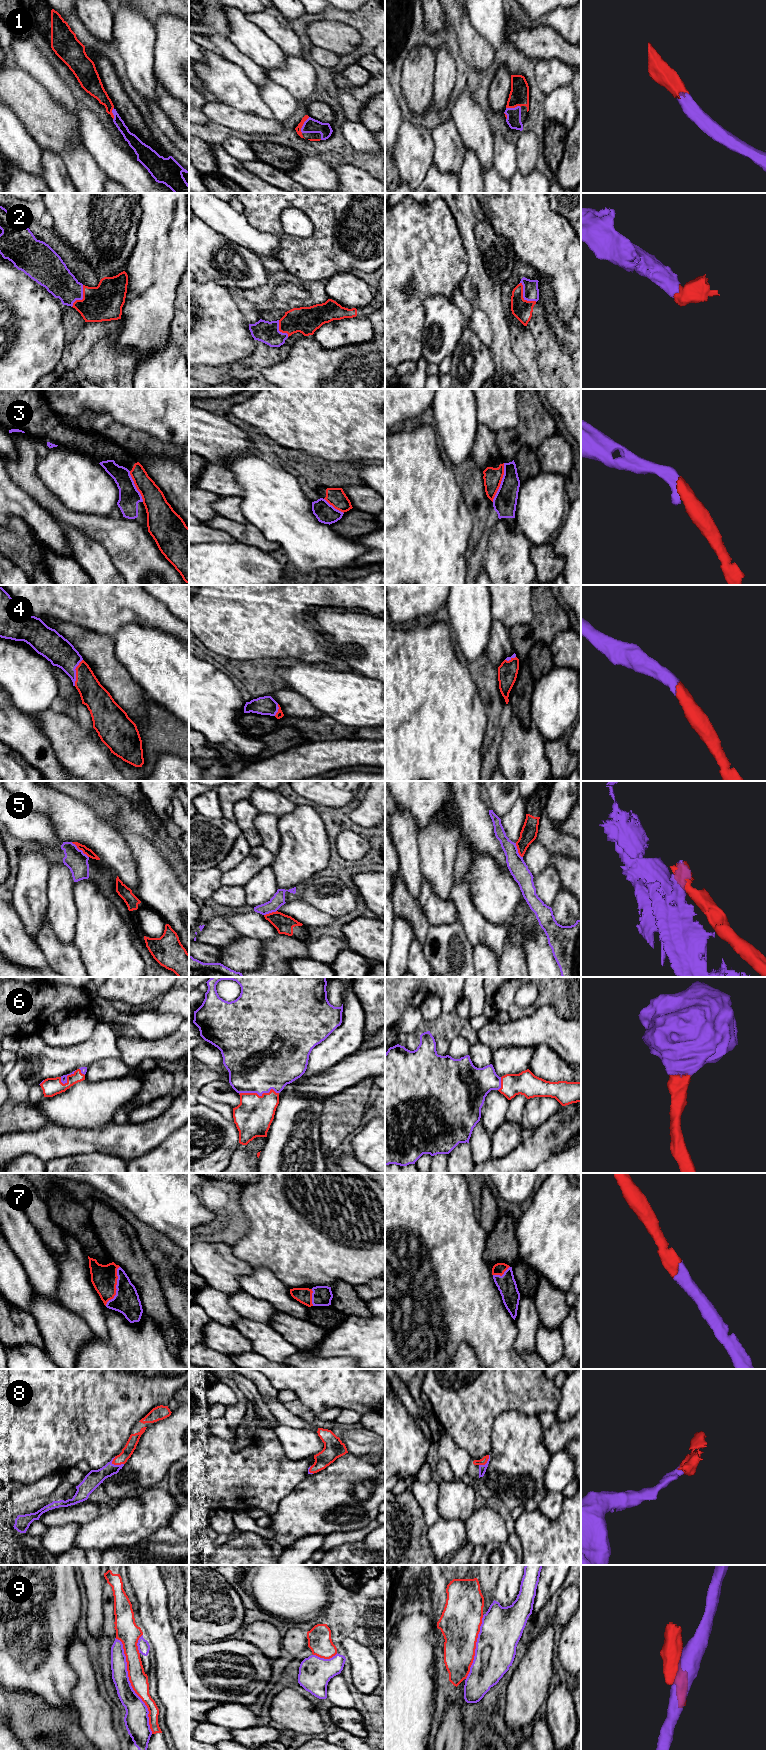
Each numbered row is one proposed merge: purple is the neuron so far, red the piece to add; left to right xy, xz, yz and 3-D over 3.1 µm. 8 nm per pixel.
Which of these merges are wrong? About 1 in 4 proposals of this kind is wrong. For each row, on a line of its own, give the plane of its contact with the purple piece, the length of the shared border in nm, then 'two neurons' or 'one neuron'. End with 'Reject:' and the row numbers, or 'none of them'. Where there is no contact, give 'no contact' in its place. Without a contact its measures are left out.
1: xz | 140 nm | one neuron
2: yz | 200 nm | one neuron
3: yz | 320 nm | two neurons
4: xy | 220 nm | one neuron
5: xy | 190 nm | two neurons
6: xz | 320 nm | one neuron
7: xy | 340 nm | one neuron
8: xy | 110 nm | one neuron
9: xy | 800 nm | two neurons
Reject: 3, 5, 9

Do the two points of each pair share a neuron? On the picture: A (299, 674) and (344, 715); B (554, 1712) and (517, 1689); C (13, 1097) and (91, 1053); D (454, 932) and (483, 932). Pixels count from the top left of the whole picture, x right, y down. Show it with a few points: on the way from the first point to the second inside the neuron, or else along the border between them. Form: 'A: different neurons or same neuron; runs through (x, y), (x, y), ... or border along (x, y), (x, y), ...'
A: same neuron; runs through (311, 683), (317, 685), (335, 703)
B: different neurons; border along (550, 1691), (545, 1701)
C: same neuron; runs through (32, 1078), (49, 1062), (72, 1058)
D: different neurons; border along (458, 919), (465, 937), (473, 945)

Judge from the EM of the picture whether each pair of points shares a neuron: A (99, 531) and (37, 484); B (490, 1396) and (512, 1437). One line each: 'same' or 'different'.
A: same
B: different

